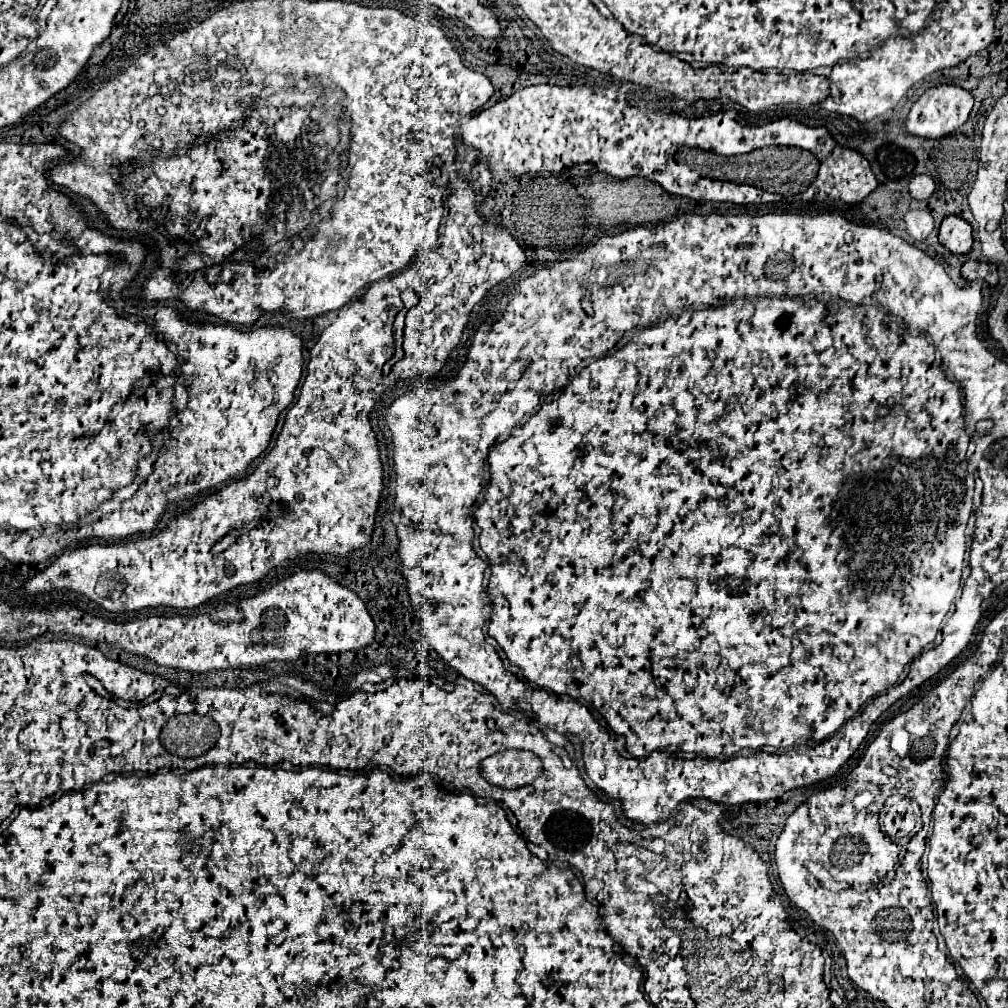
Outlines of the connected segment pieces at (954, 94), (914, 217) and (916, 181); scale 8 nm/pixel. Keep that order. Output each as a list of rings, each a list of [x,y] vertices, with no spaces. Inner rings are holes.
[[[940,84],[934,88],[928,88],[920,100],[912,106],[908,120],[906,120],[906,130],[914,136],[922,138],[942,138],[954,130],[958,130],[970,116],[970,110],[974,106],[974,98],[970,92],[966,92],[960,86],[954,84]]]
[[[910,210],[904,216],[906,232],[916,240],[922,242],[934,230],[934,218],[928,210]]]
[[[926,174],[914,176],[910,180],[908,190],[910,190],[912,198],[916,198],[916,200],[928,200],[932,196],[932,192],[934,192],[934,180],[930,176],[926,176]]]

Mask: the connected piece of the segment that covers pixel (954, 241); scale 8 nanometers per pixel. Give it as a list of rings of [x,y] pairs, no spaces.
[[[946,216],[940,224],[938,238],[954,254],[968,254],[972,248],[972,228],[960,216]]]

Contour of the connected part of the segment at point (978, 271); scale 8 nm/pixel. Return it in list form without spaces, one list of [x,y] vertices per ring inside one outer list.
[[[968,260],[961,268],[961,274],[966,280],[974,280],[976,278],[985,277],[986,262],[978,262],[975,260]]]

